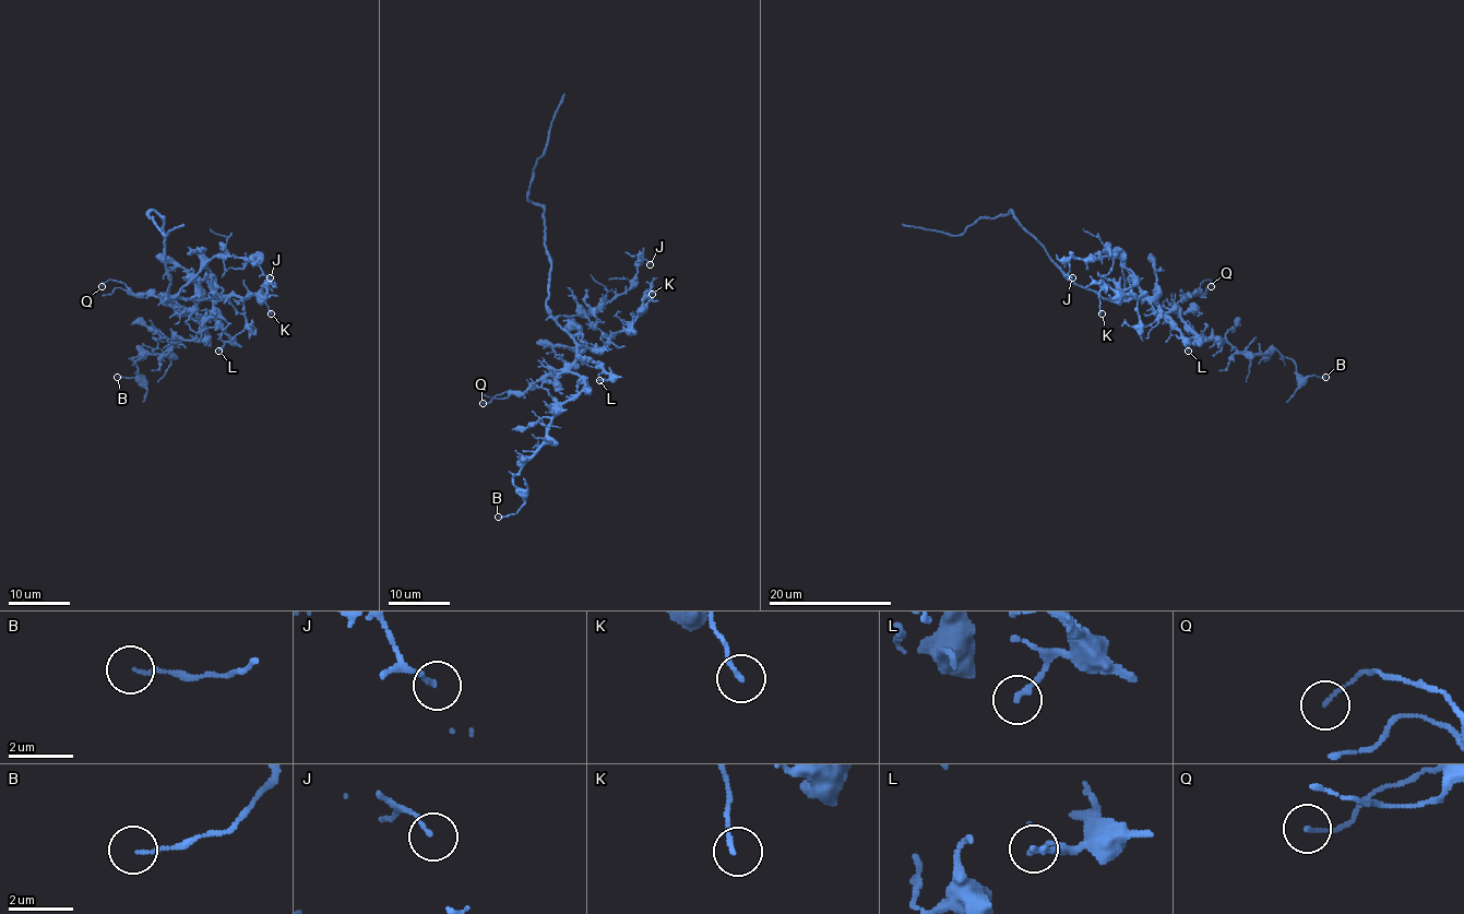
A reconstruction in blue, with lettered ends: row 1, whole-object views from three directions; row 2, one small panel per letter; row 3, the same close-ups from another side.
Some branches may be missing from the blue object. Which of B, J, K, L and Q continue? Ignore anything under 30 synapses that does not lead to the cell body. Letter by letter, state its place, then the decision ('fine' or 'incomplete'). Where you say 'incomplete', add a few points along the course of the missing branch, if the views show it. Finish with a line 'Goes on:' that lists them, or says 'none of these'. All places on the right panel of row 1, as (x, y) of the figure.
B: (1325, 377) | fine
J: (1072, 277) | fine
K: (1102, 313) | fine
L: (1188, 351) | fine
Q: (1211, 286) | fine
Goes on: none of these

